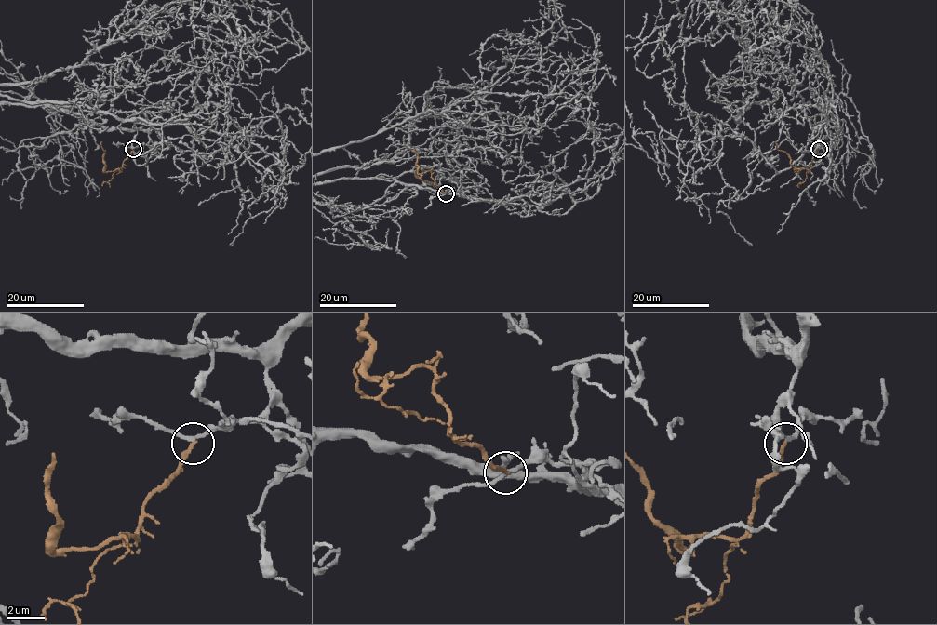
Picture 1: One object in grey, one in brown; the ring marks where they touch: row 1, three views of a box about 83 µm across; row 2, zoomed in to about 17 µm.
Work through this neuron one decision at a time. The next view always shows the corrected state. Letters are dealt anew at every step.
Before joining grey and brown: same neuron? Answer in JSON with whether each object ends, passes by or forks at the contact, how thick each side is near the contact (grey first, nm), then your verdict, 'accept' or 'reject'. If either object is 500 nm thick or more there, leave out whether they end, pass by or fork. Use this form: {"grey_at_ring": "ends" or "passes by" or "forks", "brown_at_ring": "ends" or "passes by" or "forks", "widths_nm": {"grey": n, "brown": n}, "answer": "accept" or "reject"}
{"grey_at_ring": "passes by", "brown_at_ring": "ends", "widths_nm": {"grey": 180, "brown": 240}, "answer": "reject"}

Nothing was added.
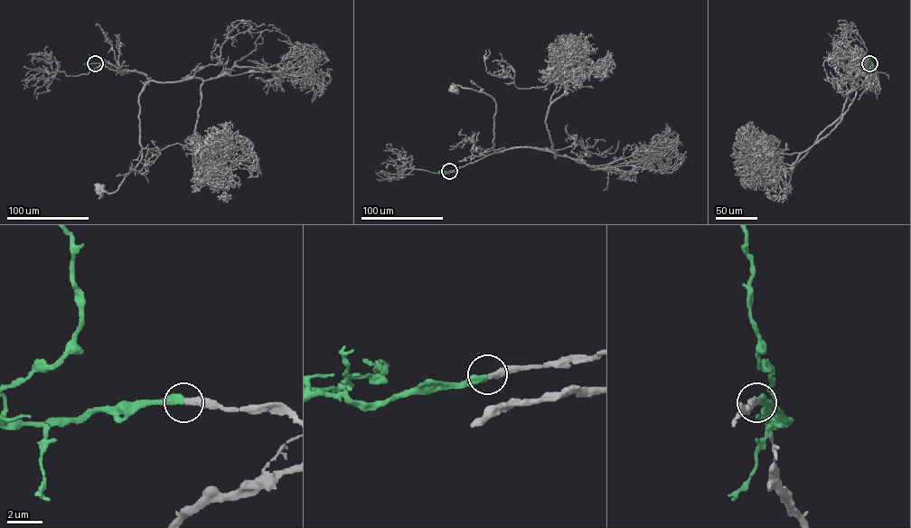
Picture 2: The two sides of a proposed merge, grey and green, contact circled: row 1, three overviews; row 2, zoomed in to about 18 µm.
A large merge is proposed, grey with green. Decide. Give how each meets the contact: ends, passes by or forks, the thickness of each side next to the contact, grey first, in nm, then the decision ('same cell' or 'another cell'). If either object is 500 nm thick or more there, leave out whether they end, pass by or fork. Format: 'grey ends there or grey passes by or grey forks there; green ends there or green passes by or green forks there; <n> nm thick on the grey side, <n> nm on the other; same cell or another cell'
grey ends there; green ends there; 400 nm thick on the grey side, 420 nm on the other; same cell

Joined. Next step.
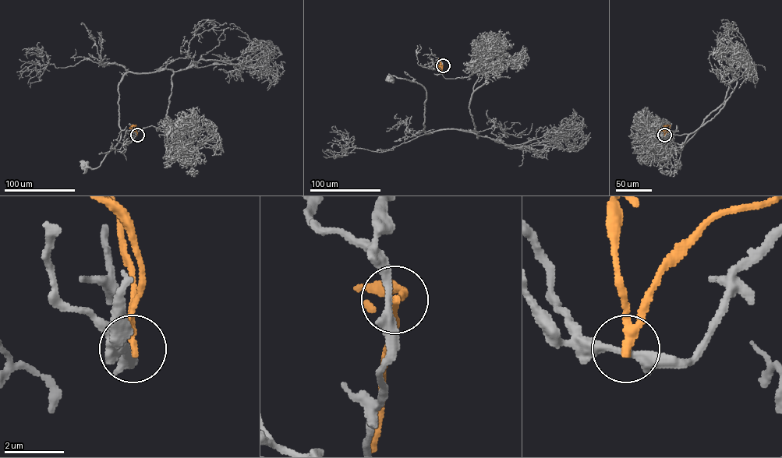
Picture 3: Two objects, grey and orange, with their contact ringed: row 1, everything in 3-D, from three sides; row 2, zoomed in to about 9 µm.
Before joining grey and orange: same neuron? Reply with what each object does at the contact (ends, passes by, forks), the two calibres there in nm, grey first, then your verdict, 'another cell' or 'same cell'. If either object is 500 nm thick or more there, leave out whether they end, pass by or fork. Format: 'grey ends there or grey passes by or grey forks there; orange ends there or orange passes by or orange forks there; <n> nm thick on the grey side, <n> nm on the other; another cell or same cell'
grey passes by; orange ends there; 300 nm thick on the grey side, 340 nm on the other; another cell

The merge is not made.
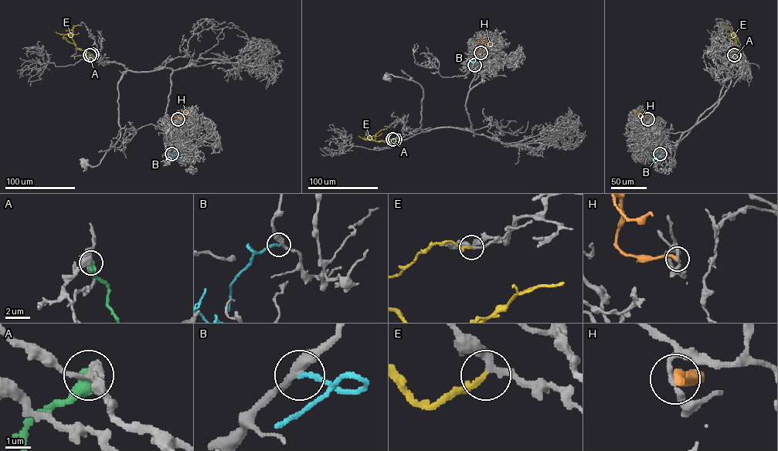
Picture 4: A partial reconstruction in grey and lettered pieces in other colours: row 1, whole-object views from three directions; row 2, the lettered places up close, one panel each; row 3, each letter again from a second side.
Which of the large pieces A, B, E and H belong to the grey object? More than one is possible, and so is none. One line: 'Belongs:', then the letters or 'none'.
Belongs: E

